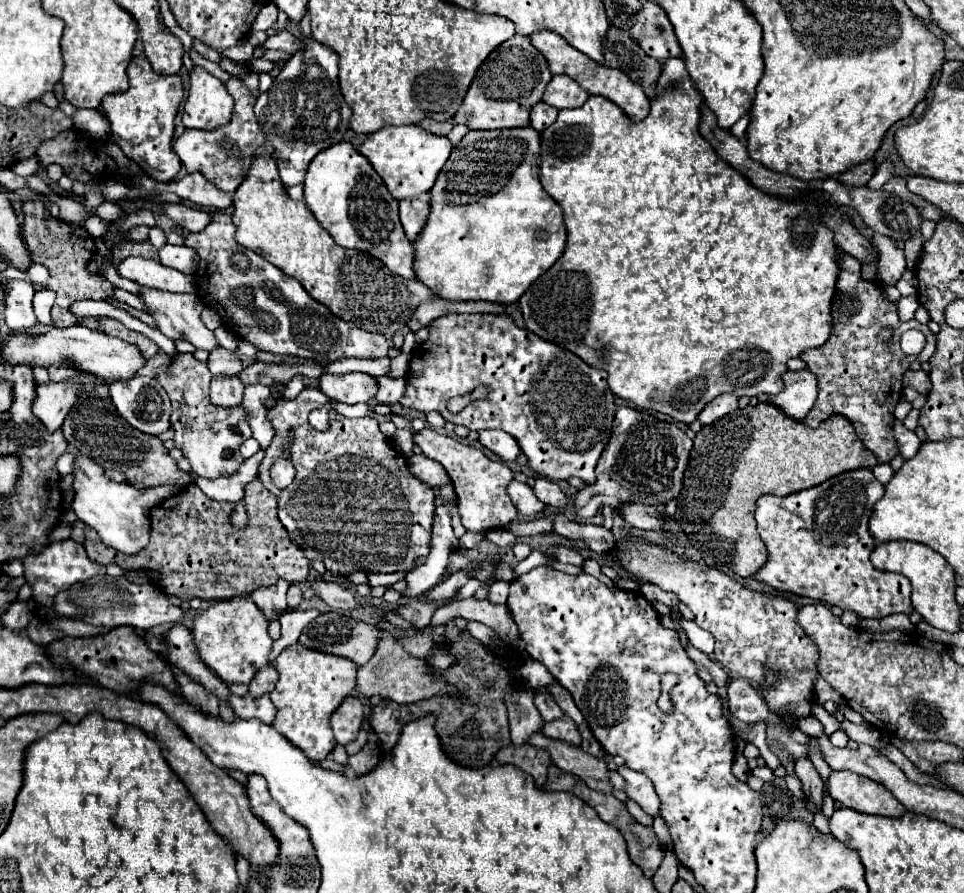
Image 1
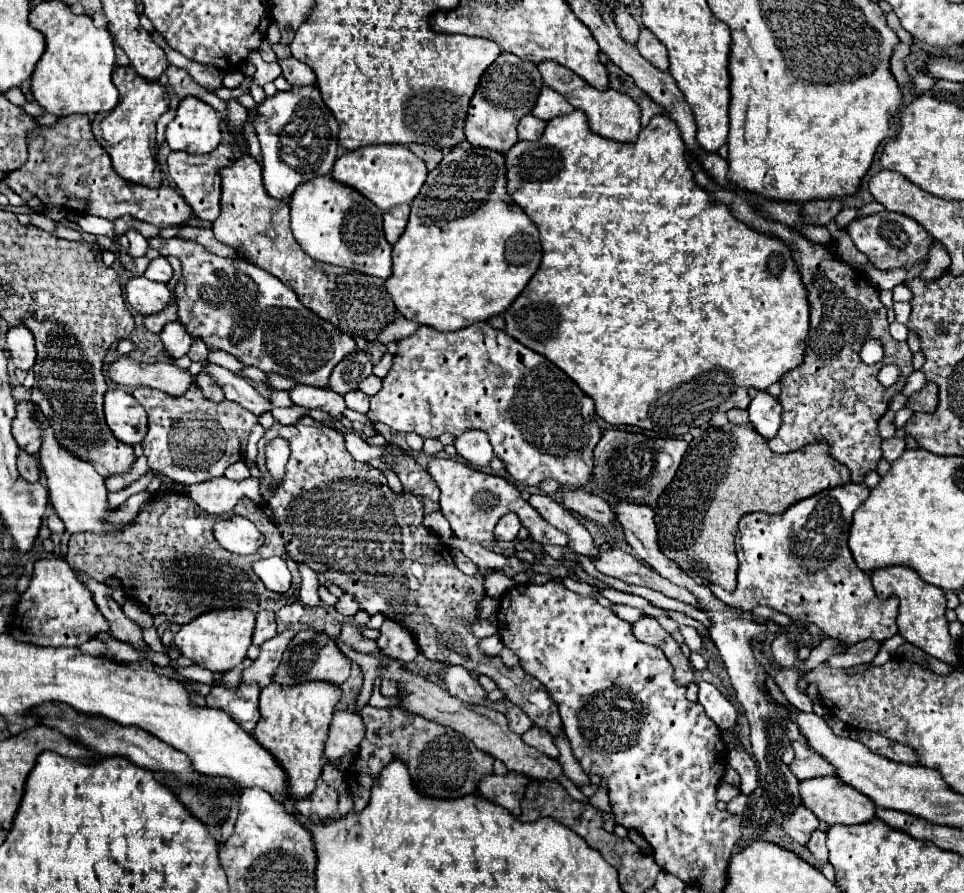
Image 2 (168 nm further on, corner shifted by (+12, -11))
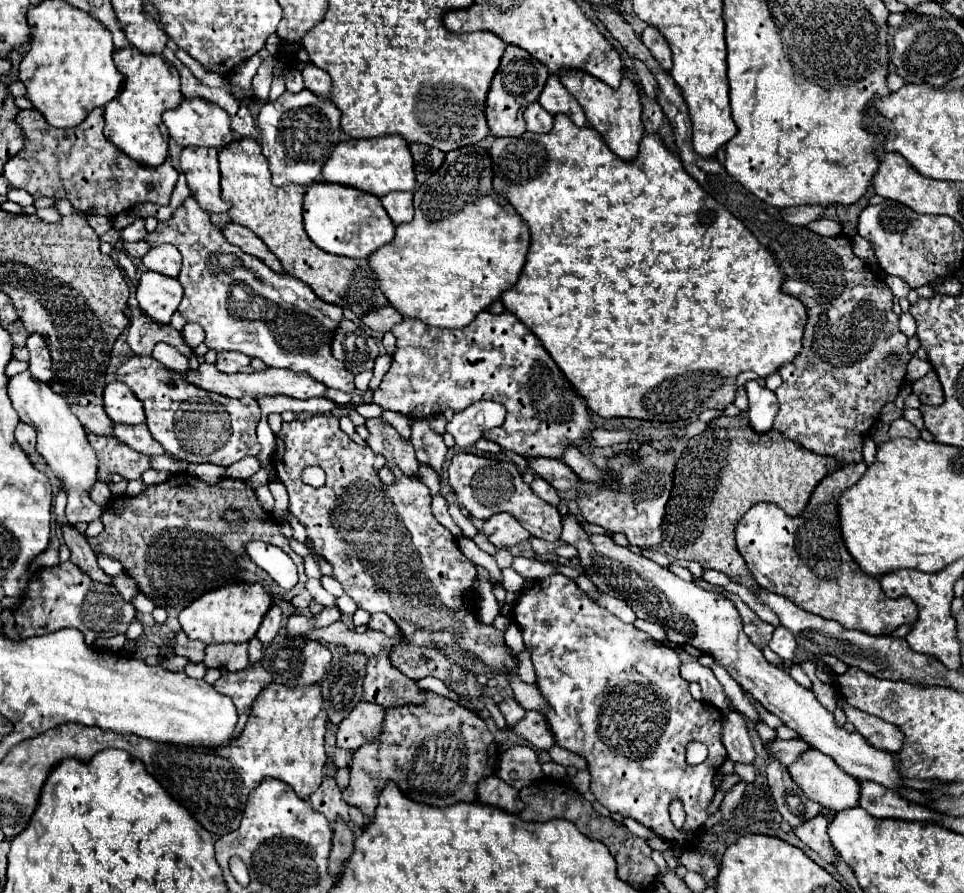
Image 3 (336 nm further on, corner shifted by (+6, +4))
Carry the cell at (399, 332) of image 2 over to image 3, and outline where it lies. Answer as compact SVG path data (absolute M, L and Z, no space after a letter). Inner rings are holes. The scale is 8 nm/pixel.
M386 306L386 308L378 308L378 310L374 310L374 312L370 312L370 314L366 314L364 318L362 318L362 322L368 326L368 328L372 328L372 330L376 330L376 332L388 332L388 330L392 330L396 324L400 324L404 320L404 316L396 310L396 308L392 308L392 306Z

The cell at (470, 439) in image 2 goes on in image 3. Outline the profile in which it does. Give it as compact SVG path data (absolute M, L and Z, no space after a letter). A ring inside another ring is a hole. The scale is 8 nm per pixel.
M478 402L470 408L456 412L452 422L446 424L446 430L454 436L460 448L474 446L482 440L484 432L502 424L506 410L498 402Z

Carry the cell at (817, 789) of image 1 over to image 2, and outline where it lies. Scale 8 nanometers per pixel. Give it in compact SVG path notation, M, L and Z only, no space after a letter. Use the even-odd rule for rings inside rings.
M800 805L794 815L786 817L782 823L782 829L800 845L806 845L810 841L812 831L816 831L820 825L820 821L816 819L816 815L812 815L812 811L808 811L804 805Z

